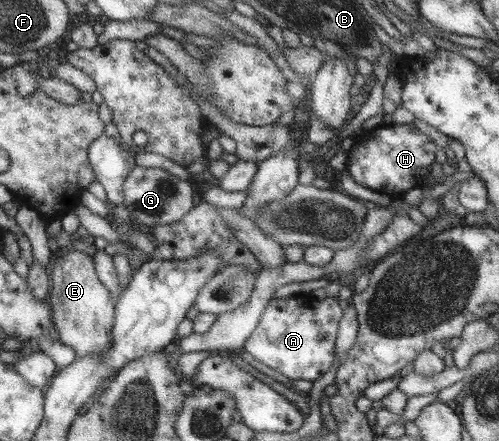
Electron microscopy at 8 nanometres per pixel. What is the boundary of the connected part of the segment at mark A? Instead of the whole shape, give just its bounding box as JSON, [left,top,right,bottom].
[244,296,345,382]

